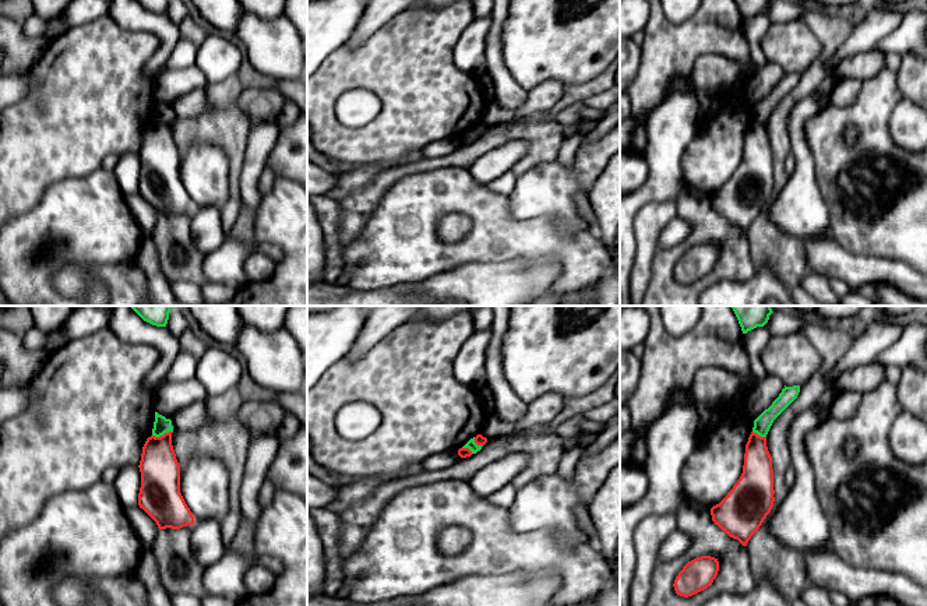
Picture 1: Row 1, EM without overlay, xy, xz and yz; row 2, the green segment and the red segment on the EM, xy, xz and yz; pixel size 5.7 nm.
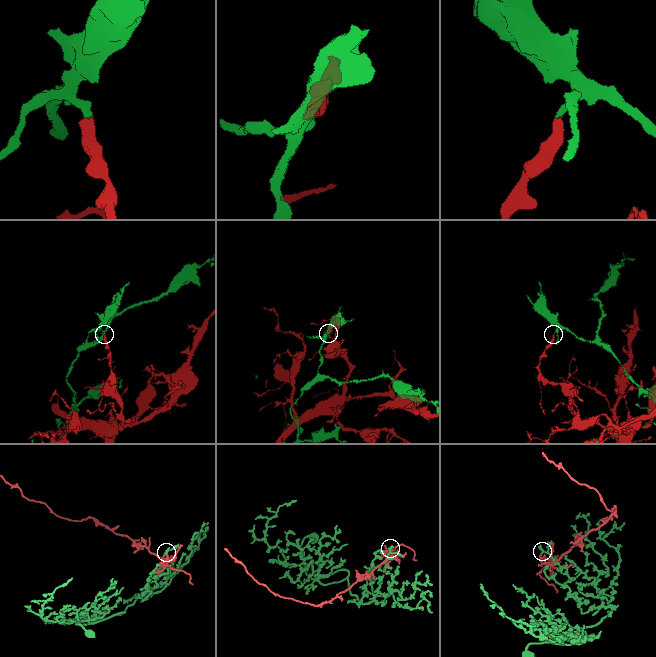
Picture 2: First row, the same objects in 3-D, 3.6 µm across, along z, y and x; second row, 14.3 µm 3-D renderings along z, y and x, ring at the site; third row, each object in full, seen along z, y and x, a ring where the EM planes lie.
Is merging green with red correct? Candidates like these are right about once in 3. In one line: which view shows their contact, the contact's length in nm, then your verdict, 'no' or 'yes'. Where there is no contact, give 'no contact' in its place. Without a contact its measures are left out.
contact in xy; length 120 nm; no

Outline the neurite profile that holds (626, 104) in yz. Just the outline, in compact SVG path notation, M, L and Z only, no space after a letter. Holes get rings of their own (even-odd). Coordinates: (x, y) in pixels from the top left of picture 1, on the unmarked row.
M627 92L620 94L620 123L632 114L632 101Z

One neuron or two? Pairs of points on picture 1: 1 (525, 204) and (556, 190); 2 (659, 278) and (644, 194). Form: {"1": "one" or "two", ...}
{"1": "one", "2": "two"}

